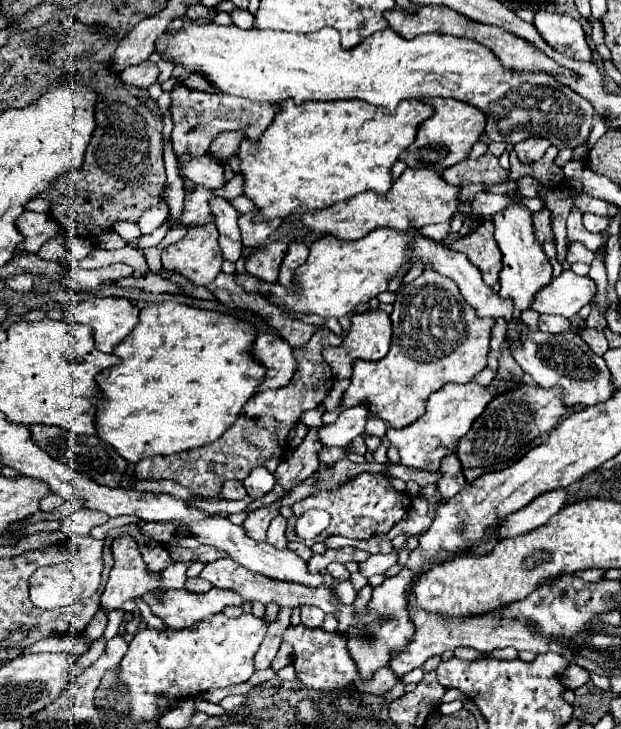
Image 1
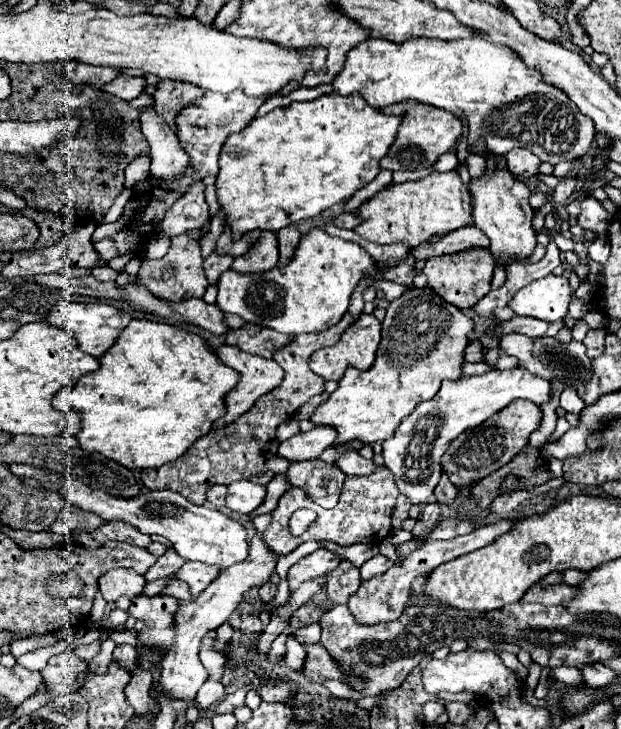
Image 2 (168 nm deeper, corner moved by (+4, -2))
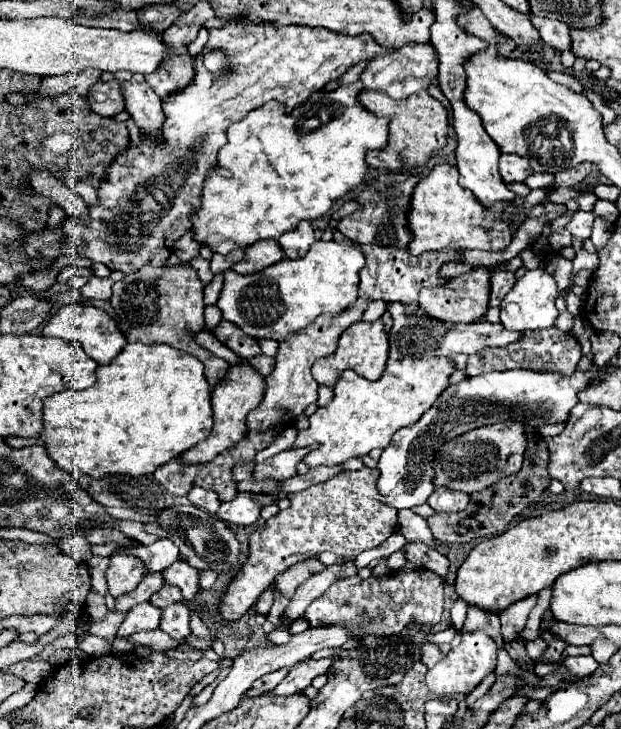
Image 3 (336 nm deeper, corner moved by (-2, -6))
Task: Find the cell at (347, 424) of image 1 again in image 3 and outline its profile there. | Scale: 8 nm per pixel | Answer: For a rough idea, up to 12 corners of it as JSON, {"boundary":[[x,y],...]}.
{"boundary":[[289,448],[253,468],[255,480],[287,480],[313,448]]}

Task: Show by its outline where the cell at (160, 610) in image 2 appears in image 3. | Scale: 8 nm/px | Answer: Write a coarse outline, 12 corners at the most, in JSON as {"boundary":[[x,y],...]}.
{"boundary":[[151,602],[127,612],[115,652],[129,652],[123,640],[133,632],[159,628],[161,610]]}

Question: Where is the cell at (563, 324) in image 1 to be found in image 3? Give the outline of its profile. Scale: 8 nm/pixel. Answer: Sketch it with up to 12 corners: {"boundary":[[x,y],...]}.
{"boundary":[[449,324],[435,356],[507,346],[521,332],[501,324]]}

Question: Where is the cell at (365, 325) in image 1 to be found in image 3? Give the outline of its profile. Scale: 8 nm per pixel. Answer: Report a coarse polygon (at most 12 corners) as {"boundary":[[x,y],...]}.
{"boundary":[[383,320],[355,322],[331,356],[313,364],[313,378],[331,386],[353,368],[379,380],[389,336]]}

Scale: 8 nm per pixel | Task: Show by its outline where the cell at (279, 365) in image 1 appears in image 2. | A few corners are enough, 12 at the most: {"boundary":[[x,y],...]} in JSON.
{"boundary":[[237,346],[217,354],[241,374],[229,392],[227,414],[215,428],[235,422],[283,380],[273,358],[251,356]]}

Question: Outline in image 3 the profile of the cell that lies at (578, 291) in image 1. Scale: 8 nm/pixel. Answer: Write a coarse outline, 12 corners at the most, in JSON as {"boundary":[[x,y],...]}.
{"boundary":[[543,268],[525,270],[501,302],[501,324],[549,328],[557,286]]}

